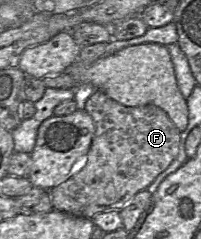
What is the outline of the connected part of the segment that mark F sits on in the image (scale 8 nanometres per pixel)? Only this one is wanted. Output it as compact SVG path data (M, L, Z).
M96 90L88 98L84 109L95 125L90 149L81 166L66 181L50 190L50 198L53 210L92 219L102 212L119 212L138 192L145 190L177 156L181 132L161 108L155 105L124 106L100 90Z

